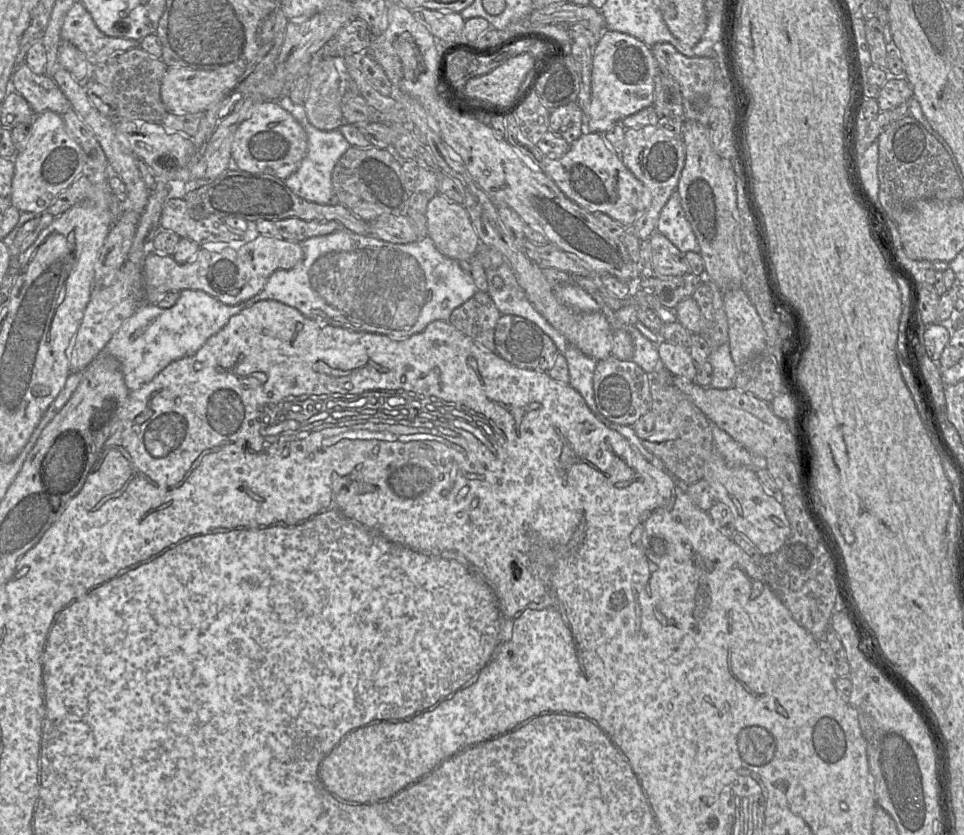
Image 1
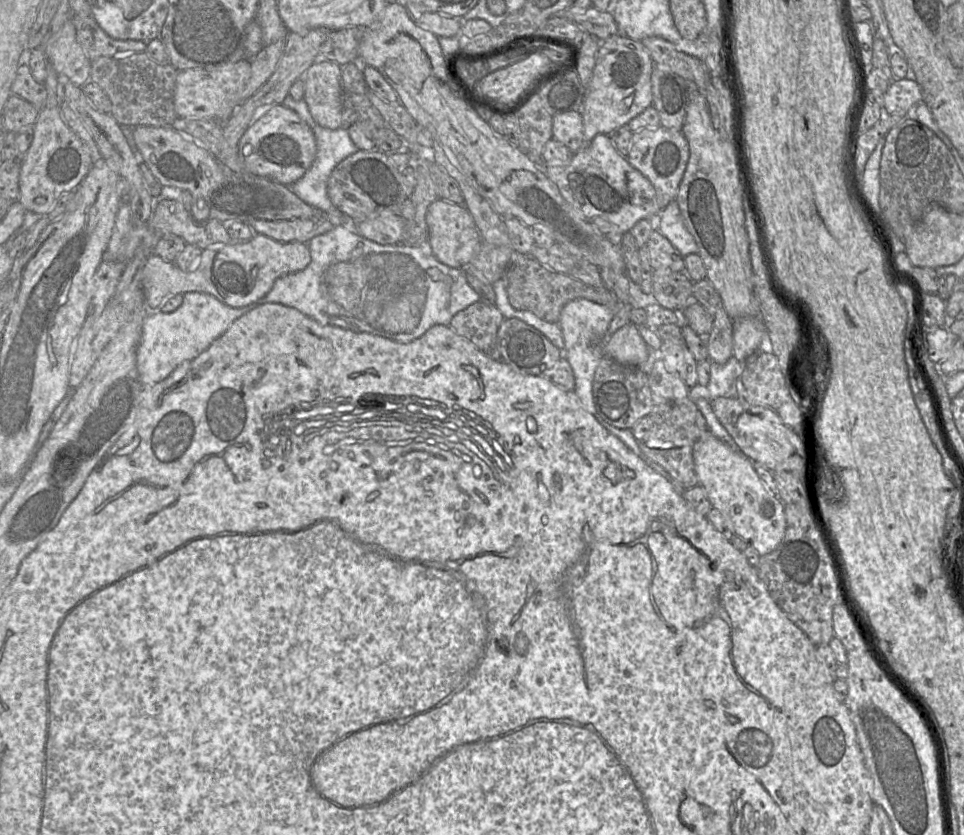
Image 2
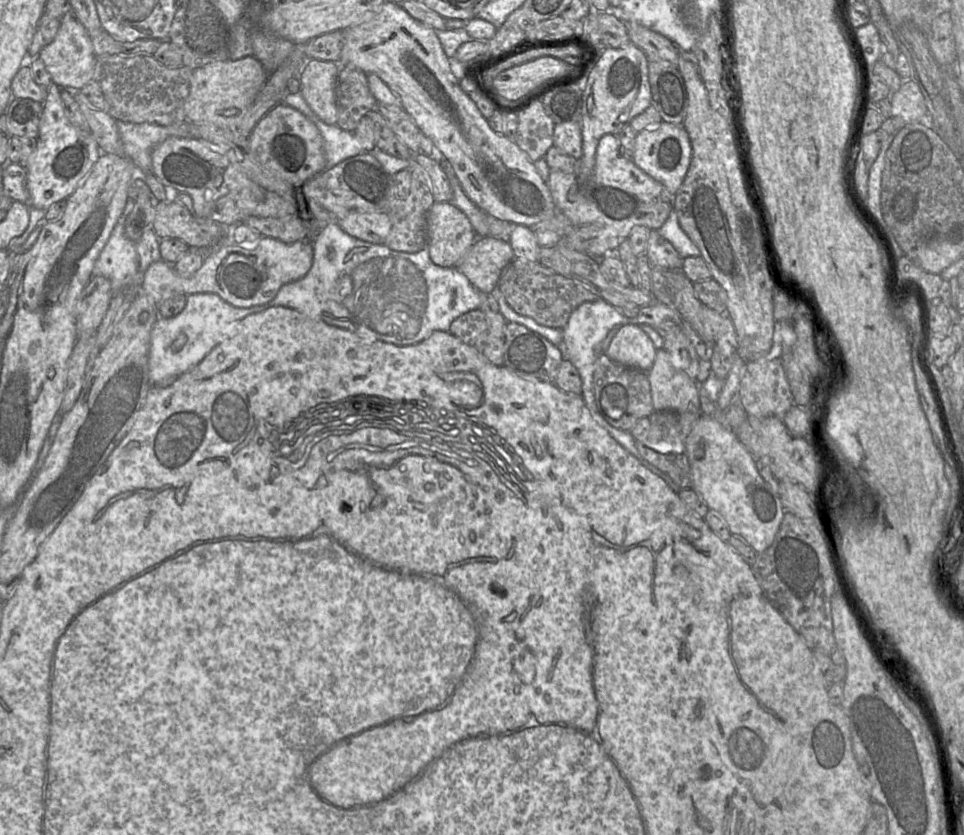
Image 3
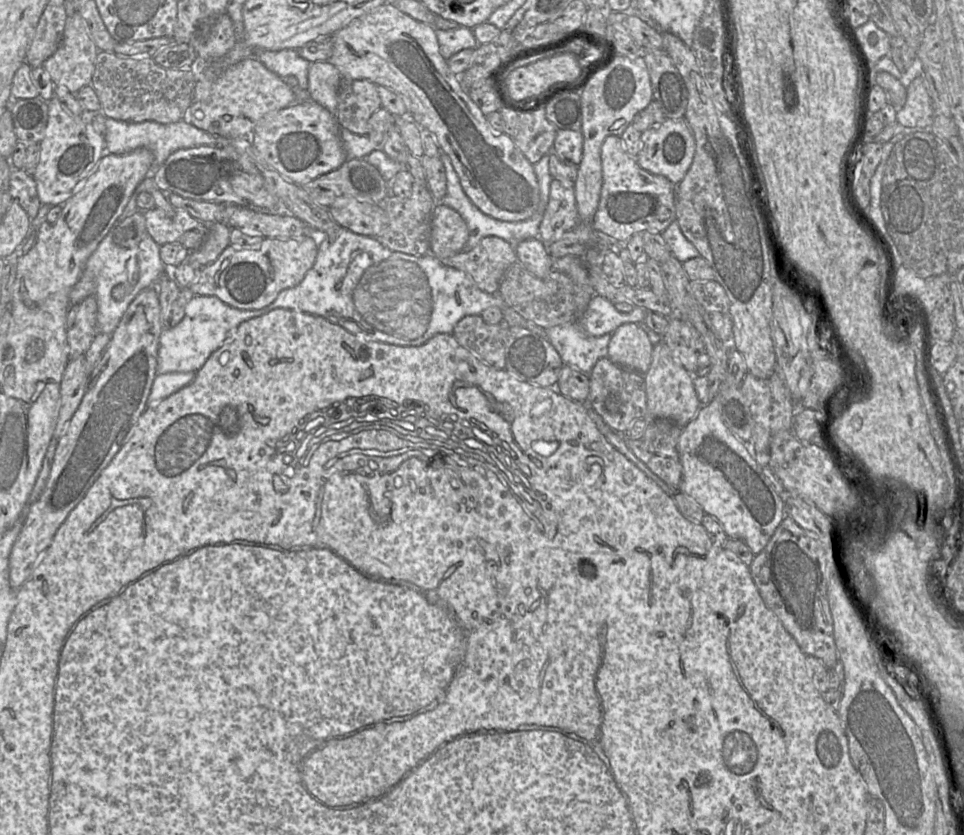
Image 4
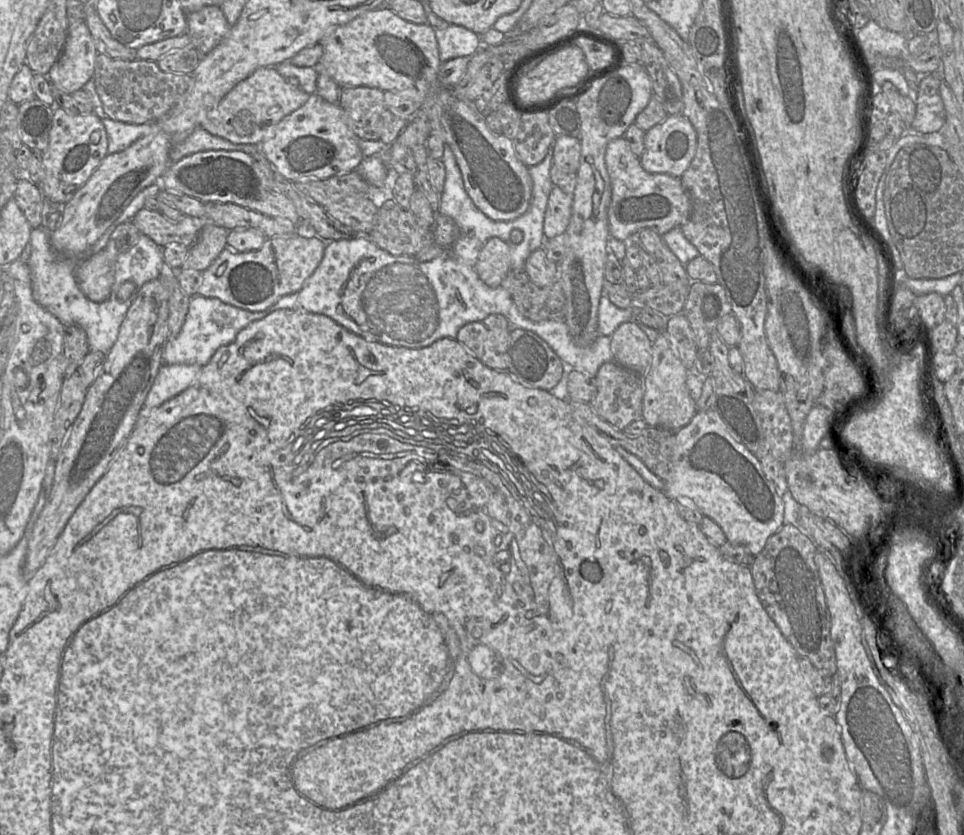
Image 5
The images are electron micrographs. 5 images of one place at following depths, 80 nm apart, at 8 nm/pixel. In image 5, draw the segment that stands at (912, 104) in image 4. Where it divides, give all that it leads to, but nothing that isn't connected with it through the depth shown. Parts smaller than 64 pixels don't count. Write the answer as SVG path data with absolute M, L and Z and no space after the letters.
M931 73L921 79L915 98L916 114L909 127L923 134L938 132L943 127L945 109L939 94L942 81L939 73Z

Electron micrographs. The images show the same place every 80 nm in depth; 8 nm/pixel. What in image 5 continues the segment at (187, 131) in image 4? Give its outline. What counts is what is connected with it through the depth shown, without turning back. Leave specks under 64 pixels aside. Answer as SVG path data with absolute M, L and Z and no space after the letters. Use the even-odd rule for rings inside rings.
M91 78L82 88L92 99L95 113L103 122L107 133L109 154L125 150L141 137L152 131L152 122L145 124L131 124L110 119L104 112L102 102L96 91L94 79ZM198 127L183 142L171 149L170 160L176 162L187 155L206 150L238 150L254 158L258 149L259 144L233 144L225 138L215 136Z

